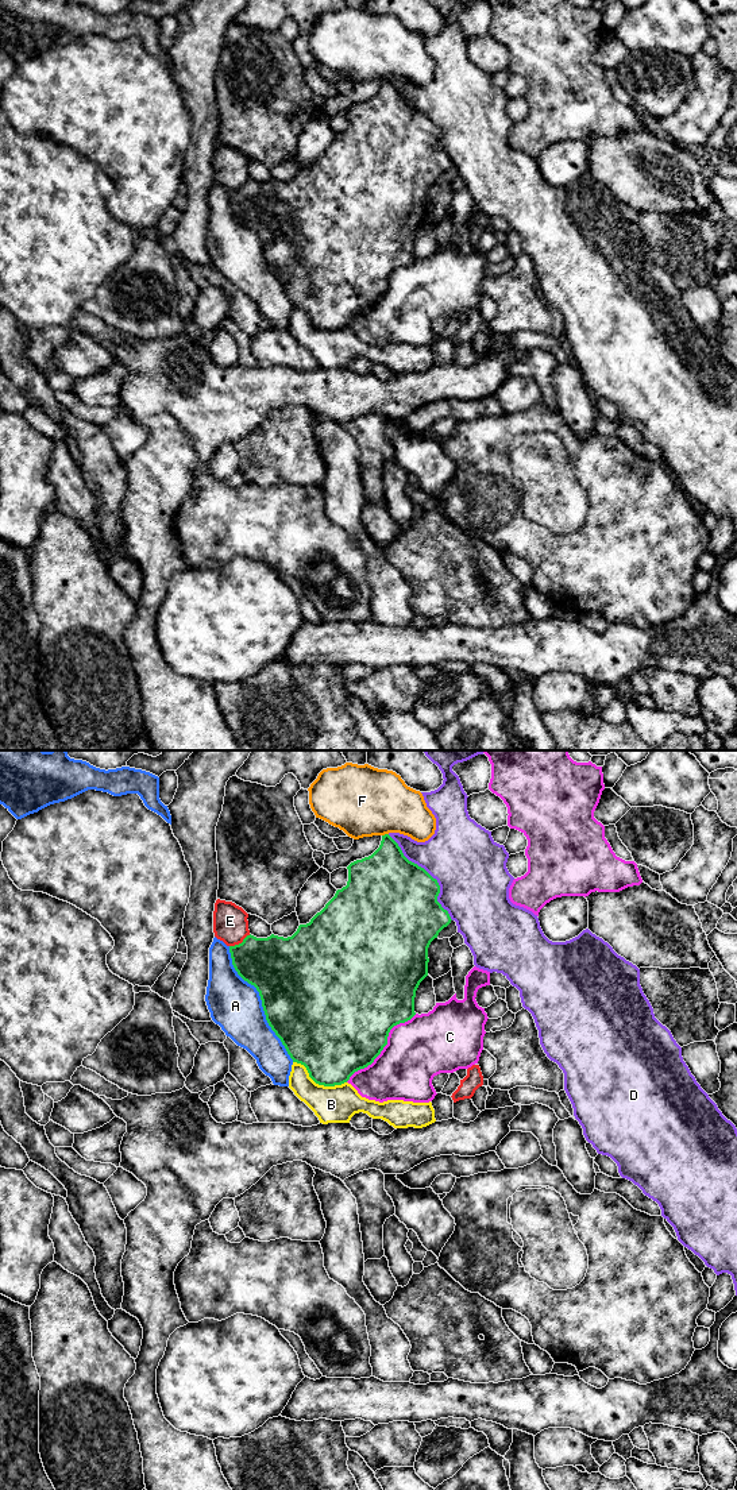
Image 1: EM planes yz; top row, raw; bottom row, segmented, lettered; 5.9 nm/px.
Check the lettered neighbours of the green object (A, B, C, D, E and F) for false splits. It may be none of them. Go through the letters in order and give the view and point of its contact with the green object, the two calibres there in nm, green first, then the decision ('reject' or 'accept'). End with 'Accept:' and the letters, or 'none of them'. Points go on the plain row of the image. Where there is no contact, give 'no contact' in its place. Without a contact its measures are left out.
A: yz (262, 247) | 500/300 nm | reject
B: yz (317, 327) | 440/220 nm | reject
C: yz (385, 289) | 500/360 nm | reject
D: yz (428, 118) | 500/420 nm | reject
E: yz (239, 188) | 340/200 nm | reject
F: yz (385, 78) | 320/420 nm | reject
Accept: none of them

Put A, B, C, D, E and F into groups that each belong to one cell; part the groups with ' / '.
A / B / C / D / E / F

